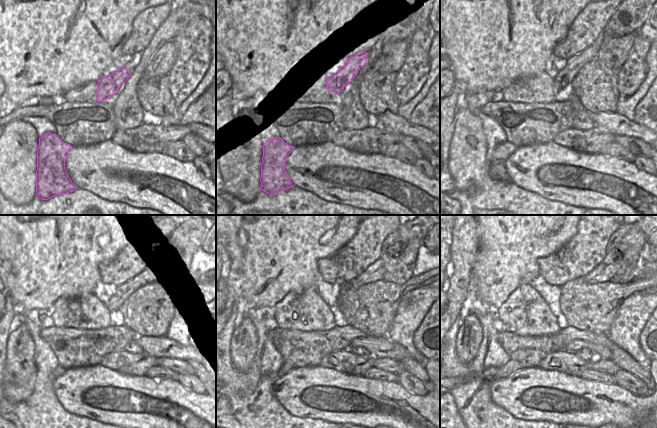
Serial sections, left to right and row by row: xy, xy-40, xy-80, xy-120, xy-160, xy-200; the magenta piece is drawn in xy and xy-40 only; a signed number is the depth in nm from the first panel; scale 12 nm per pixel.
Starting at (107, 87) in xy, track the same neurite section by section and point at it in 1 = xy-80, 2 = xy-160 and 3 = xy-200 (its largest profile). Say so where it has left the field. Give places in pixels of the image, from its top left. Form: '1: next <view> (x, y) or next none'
1: next xy-80 (574, 64)
2: next xy-160 (387, 262)
3: next xy-200 (616, 260)

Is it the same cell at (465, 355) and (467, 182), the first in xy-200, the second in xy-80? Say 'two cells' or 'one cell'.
one cell

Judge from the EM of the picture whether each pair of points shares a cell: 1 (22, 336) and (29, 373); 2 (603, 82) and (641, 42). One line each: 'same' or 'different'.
1: same
2: different

